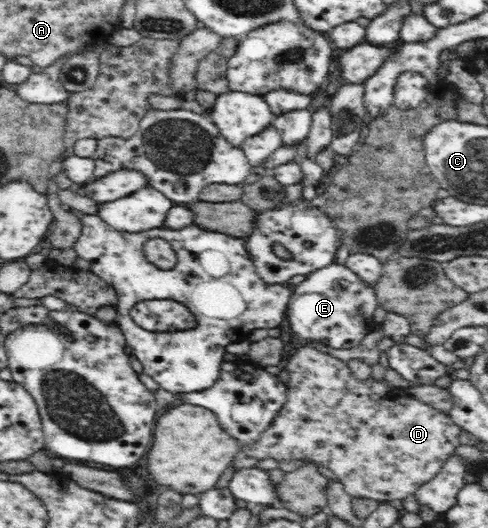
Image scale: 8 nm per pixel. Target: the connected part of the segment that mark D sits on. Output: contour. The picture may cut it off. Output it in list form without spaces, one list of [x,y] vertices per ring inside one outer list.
[[[301,347],[286,359],[284,368],[289,372],[286,403],[278,411],[275,421],[264,430],[254,443],[245,444],[242,456],[261,459],[309,459],[331,469],[342,482],[347,496],[367,497],[378,502],[404,500],[415,495],[421,485],[441,472],[445,461],[462,449],[462,427],[446,410],[434,409],[428,402],[418,401],[405,389],[371,378],[361,379],[350,371],[341,358],[322,353],[314,347]]]

